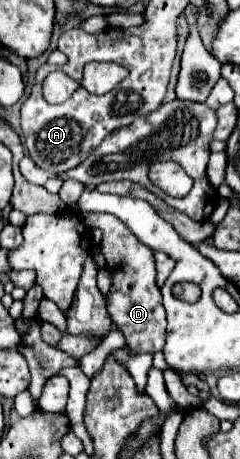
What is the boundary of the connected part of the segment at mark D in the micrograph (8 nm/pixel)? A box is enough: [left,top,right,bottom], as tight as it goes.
[84,214,166,354]

